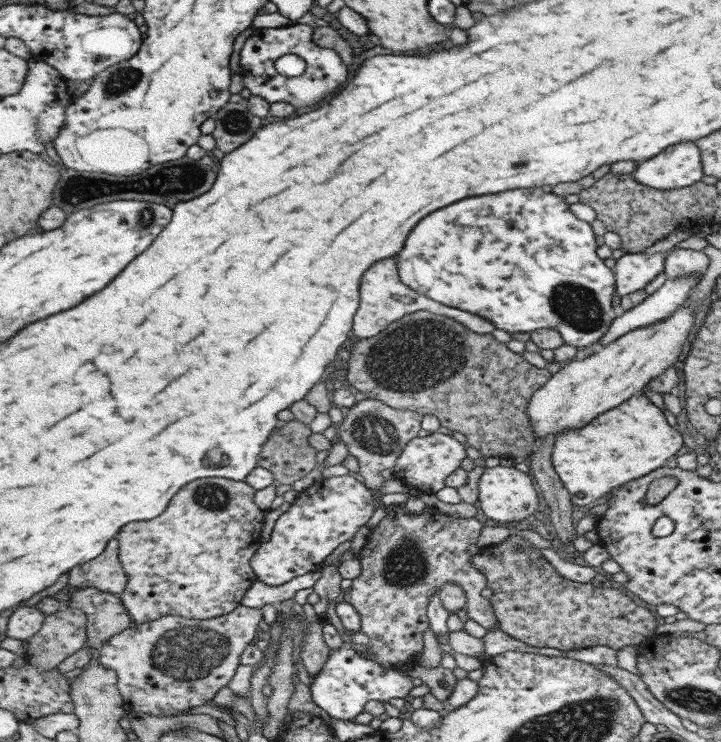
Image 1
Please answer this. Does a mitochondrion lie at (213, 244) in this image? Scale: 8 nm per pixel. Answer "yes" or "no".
no

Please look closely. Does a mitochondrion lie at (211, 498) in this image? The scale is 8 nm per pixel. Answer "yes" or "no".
yes

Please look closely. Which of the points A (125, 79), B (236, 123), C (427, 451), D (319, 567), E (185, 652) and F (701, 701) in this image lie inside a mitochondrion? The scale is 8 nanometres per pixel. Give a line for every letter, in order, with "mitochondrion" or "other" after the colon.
A: mitochondrion
B: mitochondrion
C: other
D: other
E: mitochondrion
F: mitochondrion

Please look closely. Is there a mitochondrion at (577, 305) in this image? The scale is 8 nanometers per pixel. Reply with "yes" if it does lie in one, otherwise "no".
yes

